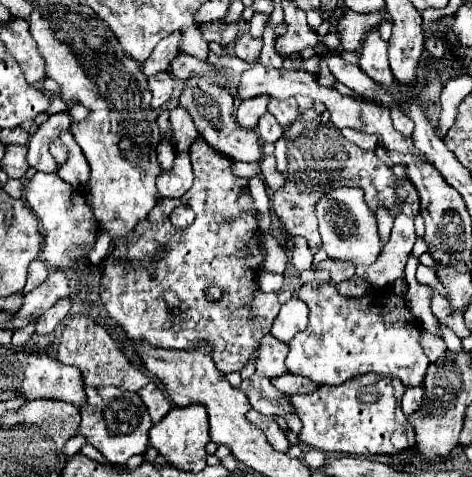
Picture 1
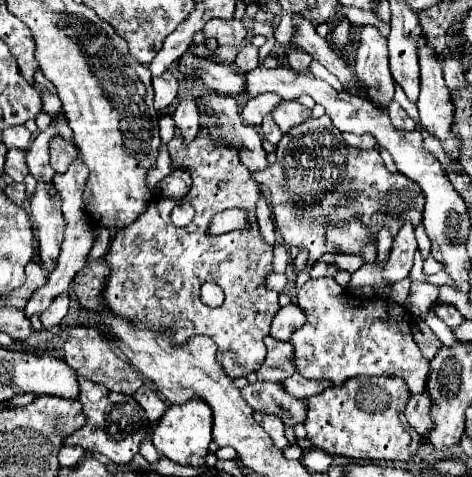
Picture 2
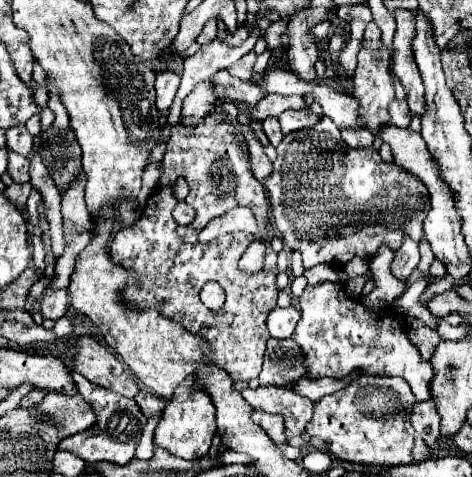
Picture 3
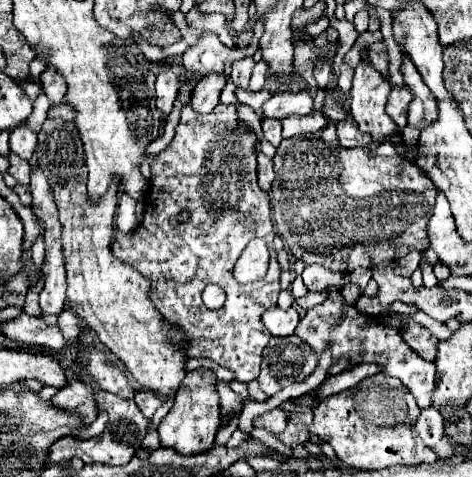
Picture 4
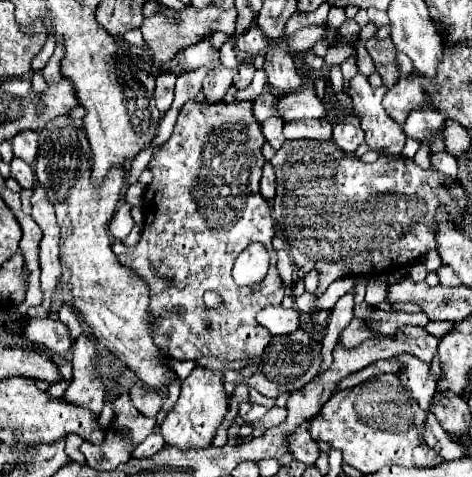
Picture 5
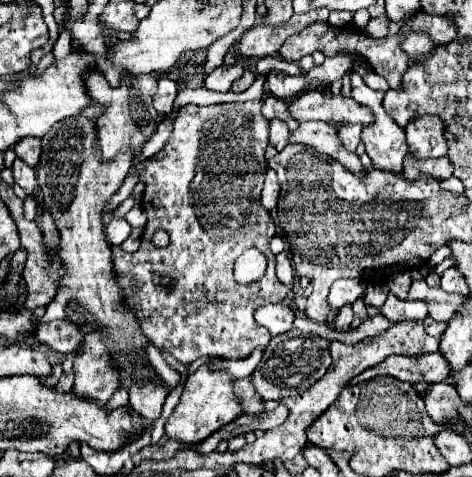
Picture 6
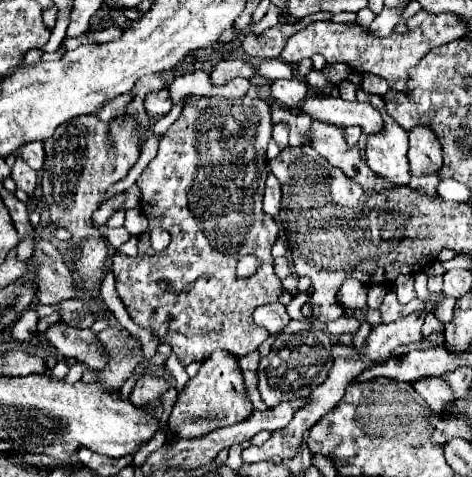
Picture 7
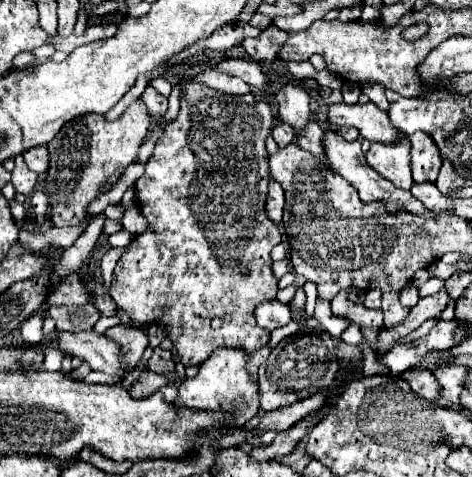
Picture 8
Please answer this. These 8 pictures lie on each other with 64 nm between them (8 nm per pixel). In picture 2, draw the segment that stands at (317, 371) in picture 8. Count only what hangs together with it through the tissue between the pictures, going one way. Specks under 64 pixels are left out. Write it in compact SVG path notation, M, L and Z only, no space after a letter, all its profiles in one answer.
M272 336L264 338L268 354L260 370L256 372L258 380L262 382L284 382L290 378L296 370L292 368L292 344L290 342L278 342Z

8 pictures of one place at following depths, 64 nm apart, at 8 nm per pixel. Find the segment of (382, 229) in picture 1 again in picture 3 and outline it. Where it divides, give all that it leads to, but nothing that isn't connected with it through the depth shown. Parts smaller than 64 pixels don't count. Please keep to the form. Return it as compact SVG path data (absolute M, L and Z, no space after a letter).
M384 246L382 252L378 252L378 256L370 260L370 272L372 272L372 278L376 282L376 288L368 296L360 298L360 302L364 306L368 306L368 310L382 310L382 308L392 306L392 302L396 298L400 298L402 292L406 290L406 282L398 280L390 272L392 254L394 252Z

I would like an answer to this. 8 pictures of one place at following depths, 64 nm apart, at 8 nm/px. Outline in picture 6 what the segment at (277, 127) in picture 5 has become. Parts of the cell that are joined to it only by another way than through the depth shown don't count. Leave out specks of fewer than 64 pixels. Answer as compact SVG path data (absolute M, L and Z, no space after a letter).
M282 120L270 122L270 144L274 144L278 150L282 150L288 144L288 126Z

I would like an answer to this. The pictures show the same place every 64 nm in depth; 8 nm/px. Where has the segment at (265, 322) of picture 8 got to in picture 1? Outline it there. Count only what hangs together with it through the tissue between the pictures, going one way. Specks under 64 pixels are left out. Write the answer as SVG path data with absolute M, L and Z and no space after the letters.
M292 298L280 308L280 314L272 324L272 336L278 338L280 342L290 342L298 332L306 328L306 322L308 322L308 306L302 300Z

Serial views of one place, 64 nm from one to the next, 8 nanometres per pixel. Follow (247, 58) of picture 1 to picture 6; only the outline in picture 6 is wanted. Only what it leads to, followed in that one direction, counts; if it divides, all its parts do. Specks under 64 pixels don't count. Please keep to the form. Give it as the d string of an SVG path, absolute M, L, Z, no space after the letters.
M246 70L246 74L240 78L240 80L236 80L236 82L232 82L232 86L230 86L230 92L244 92L250 84L254 82L254 74L250 72L250 70Z

